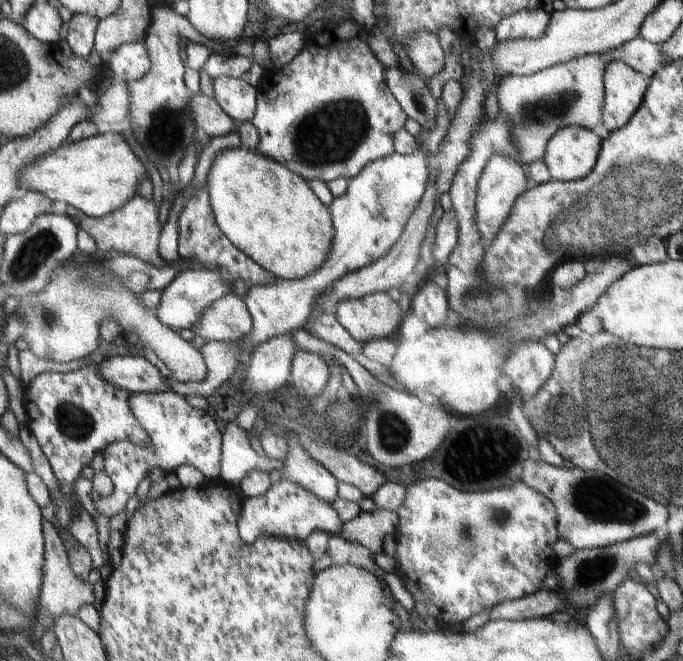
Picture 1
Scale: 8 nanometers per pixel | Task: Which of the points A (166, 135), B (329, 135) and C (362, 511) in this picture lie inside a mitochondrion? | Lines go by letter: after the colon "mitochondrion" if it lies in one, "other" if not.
A: mitochondrion
B: mitochondrion
C: other

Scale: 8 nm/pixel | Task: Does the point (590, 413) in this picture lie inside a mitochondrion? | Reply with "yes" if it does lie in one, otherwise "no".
yes

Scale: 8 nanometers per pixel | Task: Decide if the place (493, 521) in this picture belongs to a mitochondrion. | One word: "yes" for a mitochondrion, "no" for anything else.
yes

